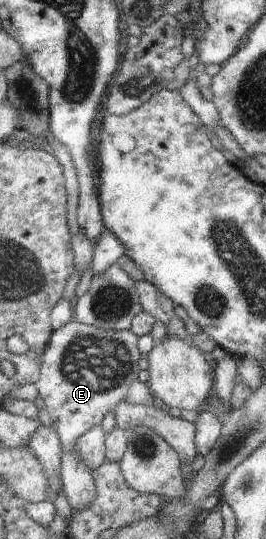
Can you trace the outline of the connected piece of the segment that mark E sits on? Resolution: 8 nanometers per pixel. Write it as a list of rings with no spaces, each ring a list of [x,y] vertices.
[[[75,319],[55,331],[44,353],[41,381],[37,384],[45,407],[62,437],[63,476],[71,508],[85,509],[97,503],[99,489],[93,470],[81,453],[79,442],[85,433],[101,426],[105,415],[114,411],[141,375],[141,360],[147,356],[139,349],[139,336],[132,329],[107,331]]]

